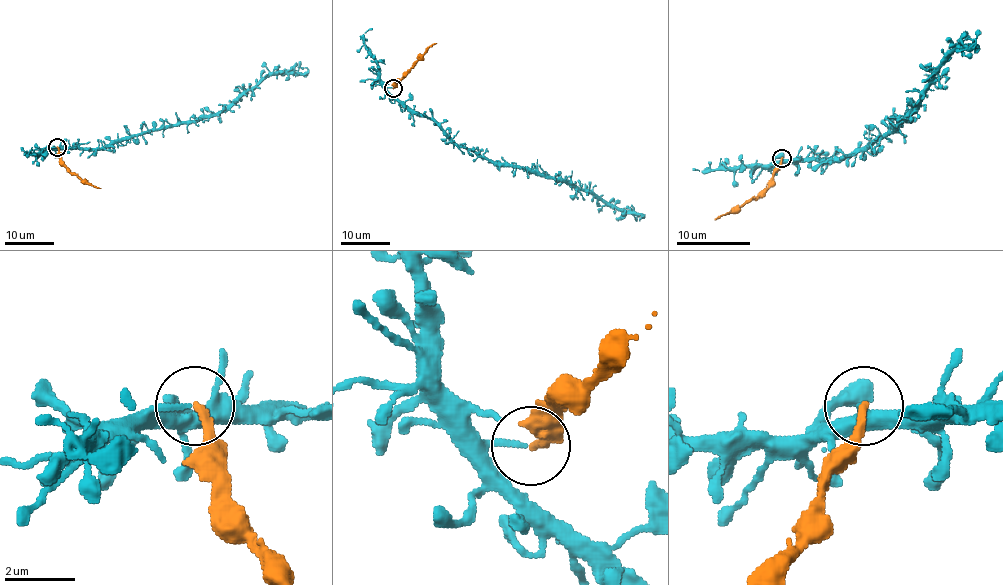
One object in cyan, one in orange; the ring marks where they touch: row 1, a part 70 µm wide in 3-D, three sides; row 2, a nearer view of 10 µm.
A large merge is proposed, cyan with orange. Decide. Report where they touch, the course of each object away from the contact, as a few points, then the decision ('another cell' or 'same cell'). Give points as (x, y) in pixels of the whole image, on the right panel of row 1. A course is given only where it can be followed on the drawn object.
(781, 158) | cyan via (782, 158), (844, 159), (863, 150), (914, 108), (920, 93), (954, 49), (967, 49), (976, 40) | orange via (782, 158), (773, 181), (758, 196), (714, 220) | another cell

